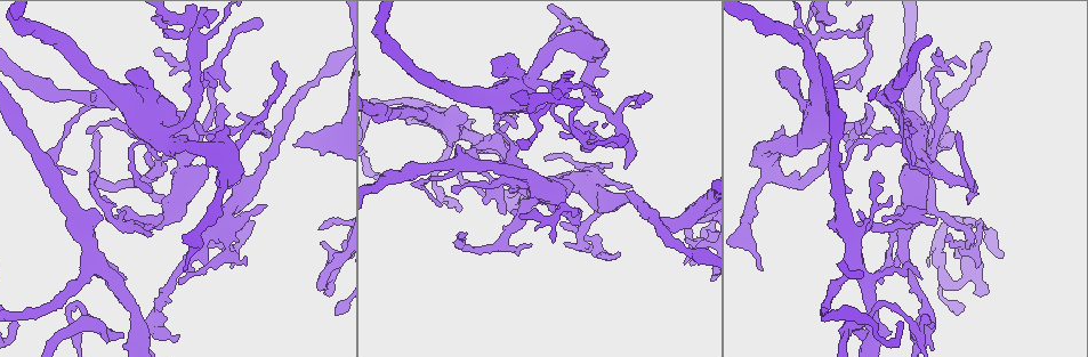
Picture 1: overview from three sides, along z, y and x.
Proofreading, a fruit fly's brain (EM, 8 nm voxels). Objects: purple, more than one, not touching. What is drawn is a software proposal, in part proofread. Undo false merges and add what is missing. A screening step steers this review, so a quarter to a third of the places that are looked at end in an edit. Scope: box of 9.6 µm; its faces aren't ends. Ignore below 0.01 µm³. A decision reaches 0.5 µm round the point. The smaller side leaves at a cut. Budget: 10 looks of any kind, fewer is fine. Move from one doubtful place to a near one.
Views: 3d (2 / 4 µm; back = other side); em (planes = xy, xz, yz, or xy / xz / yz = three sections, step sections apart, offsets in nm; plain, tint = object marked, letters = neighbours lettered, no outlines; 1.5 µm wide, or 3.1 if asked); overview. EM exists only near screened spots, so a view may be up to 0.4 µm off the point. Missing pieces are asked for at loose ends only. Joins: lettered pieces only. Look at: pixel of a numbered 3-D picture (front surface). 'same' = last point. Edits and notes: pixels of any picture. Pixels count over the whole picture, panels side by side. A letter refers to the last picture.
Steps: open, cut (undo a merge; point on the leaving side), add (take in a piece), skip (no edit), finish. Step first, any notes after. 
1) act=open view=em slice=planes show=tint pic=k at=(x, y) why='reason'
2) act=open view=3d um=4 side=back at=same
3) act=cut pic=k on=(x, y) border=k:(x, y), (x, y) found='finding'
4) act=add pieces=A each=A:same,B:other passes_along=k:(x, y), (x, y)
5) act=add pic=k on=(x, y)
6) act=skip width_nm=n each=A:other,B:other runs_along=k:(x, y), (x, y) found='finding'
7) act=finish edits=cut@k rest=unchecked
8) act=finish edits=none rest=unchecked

act=open view=em slice=yz step=8 show=letters pic=1 at=(546, 159) why='branch stops here'

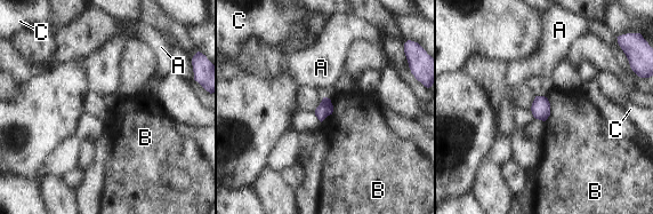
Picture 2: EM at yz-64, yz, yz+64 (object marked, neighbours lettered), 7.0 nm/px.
act=skip longest_contact=B:160nm each=A:other,B:other,C:other border=2:(546, 97), (549, 103), (547, 119) found='no lettered piece goes on from it'

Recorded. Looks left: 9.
act=open view=3d um=4 pic=1 at=(592, 123) why='an open end'

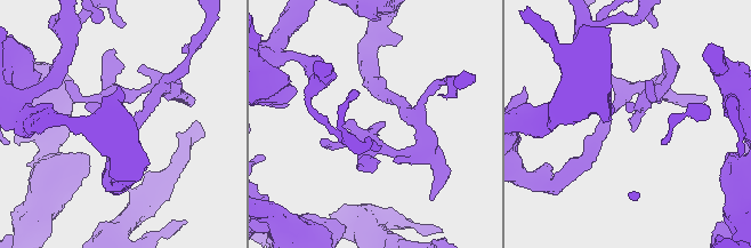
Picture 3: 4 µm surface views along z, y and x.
act=open view=em slice=xz step=8 show=tint pic=3 at=(632, 132)

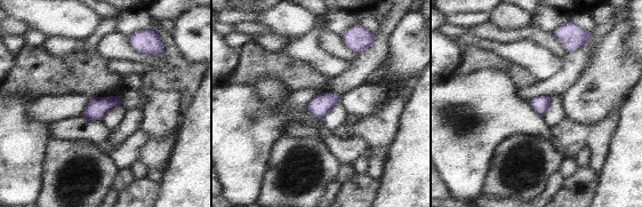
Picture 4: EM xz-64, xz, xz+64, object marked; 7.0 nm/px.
act=open view=em slice=planes show=letters at=same

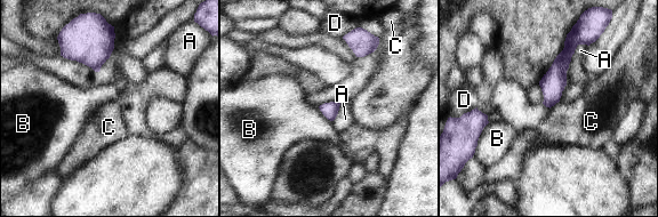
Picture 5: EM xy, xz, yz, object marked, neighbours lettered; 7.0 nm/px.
act=skip width_nm=110 each=A:other,B:other,C:other,D:other border=5:(587, 45), (578, 45), (572, 54) found='none of them fits'

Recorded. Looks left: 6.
act=open view=em slice=yz step=8 show=tint pic=1 at=(884, 302)

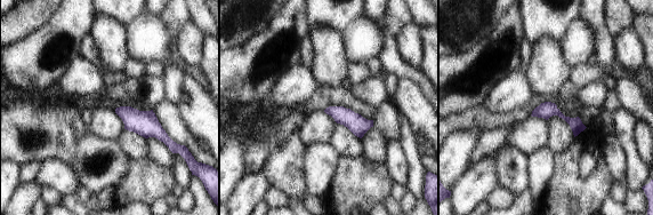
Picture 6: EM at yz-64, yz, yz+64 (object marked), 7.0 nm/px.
act=open view=em slice=planes show=tint at=same

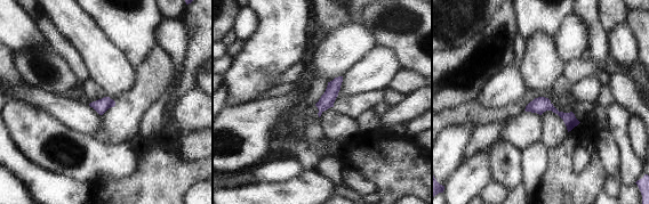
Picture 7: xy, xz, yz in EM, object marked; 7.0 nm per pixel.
act=open view=em slice=planes show=letters at=same

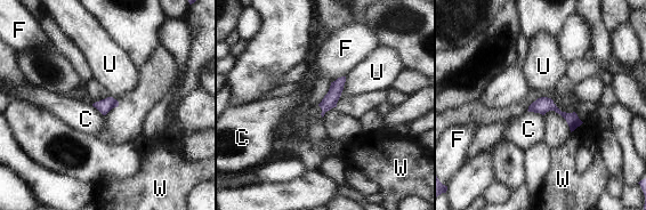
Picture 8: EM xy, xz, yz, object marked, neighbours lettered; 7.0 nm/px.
act=skip each=C:other,F:other,U:other,W:other border=8:(346, 77), (344, 89), (338, 99) found='one neuron here'

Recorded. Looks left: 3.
act=open view=3d um=2 pic=1 at=(964, 67) why='free end'

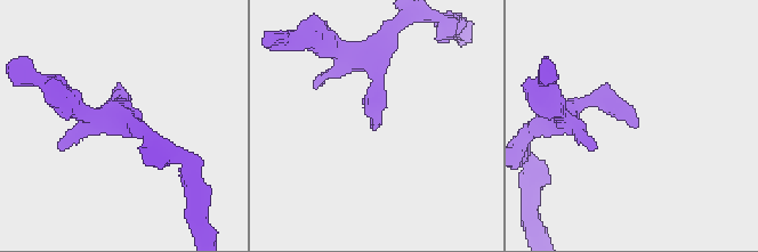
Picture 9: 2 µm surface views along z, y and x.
act=open view=em slice=xy step=8 show=tint pic=9 at=(634, 126)

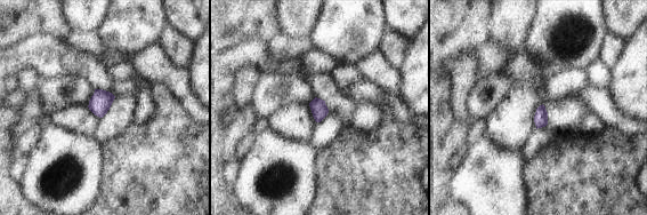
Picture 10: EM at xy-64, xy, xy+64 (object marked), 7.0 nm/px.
act=open view=em slice=planes show=letters at=same why='cut it another way'

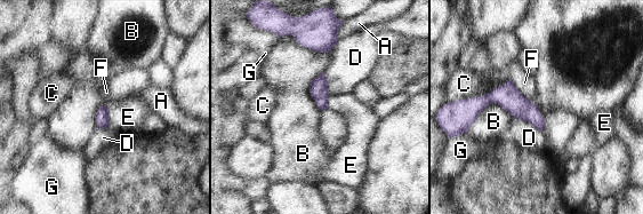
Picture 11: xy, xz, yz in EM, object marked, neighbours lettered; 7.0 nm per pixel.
act=skip each=A:other,B:other,C:other,D:other,E:other,F:other,G:other border=11:(324, 71), (329, 94) found='no lettered piece goes on from it'

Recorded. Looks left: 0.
act=finish edits=none rest=unchecked

